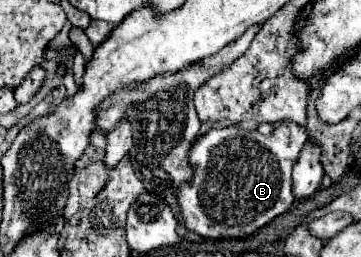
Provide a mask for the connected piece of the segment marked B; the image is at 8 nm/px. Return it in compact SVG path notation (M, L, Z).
M278 122L272 136L238 126L210 128L190 152L194 182L178 190L182 224L206 238L246 238L290 210L294 202L292 166L306 140L306 128L296 122Z

